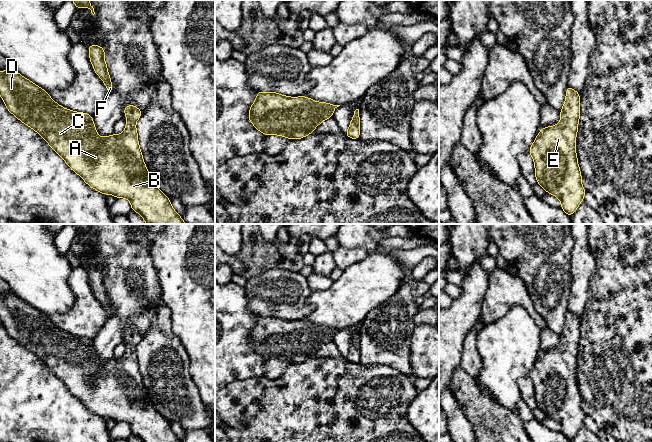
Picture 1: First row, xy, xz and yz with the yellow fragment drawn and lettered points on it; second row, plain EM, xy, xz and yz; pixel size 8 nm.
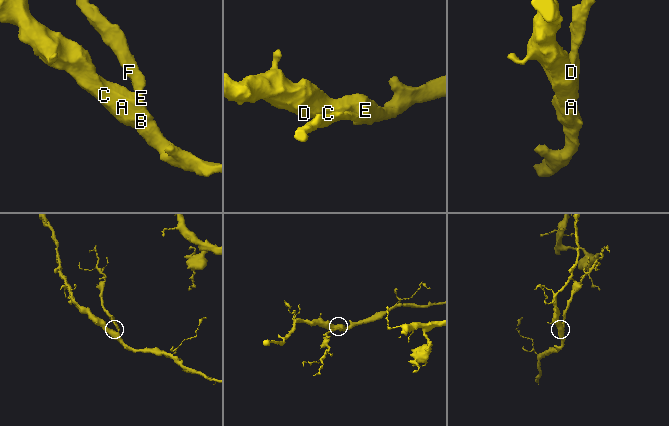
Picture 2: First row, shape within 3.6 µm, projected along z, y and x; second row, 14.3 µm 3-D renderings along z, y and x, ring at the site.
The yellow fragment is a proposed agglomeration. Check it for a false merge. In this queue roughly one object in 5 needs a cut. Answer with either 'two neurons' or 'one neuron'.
one neuron

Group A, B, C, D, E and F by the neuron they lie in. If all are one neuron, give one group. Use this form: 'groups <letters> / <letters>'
groups A B C D E F

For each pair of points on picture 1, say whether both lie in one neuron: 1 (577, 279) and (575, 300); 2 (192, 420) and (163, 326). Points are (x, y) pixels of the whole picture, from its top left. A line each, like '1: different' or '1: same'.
1: same
2: same

